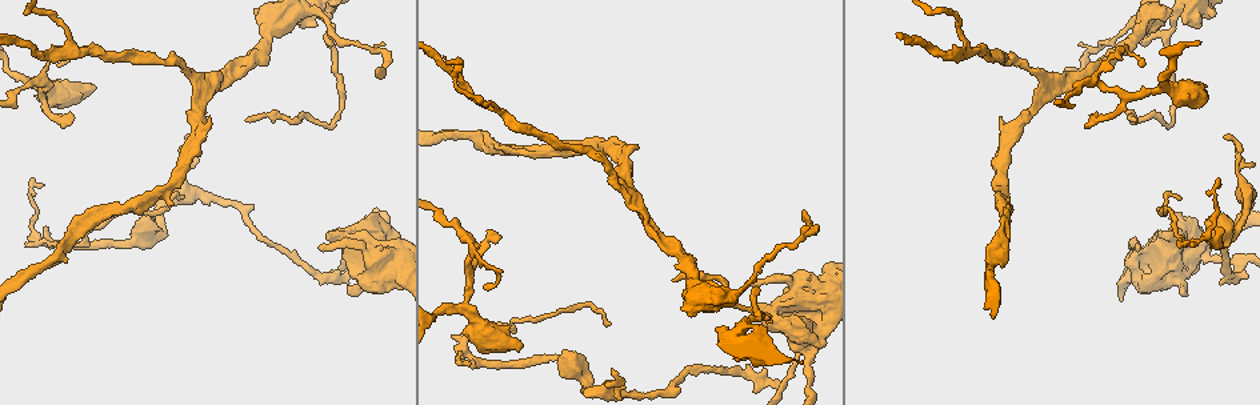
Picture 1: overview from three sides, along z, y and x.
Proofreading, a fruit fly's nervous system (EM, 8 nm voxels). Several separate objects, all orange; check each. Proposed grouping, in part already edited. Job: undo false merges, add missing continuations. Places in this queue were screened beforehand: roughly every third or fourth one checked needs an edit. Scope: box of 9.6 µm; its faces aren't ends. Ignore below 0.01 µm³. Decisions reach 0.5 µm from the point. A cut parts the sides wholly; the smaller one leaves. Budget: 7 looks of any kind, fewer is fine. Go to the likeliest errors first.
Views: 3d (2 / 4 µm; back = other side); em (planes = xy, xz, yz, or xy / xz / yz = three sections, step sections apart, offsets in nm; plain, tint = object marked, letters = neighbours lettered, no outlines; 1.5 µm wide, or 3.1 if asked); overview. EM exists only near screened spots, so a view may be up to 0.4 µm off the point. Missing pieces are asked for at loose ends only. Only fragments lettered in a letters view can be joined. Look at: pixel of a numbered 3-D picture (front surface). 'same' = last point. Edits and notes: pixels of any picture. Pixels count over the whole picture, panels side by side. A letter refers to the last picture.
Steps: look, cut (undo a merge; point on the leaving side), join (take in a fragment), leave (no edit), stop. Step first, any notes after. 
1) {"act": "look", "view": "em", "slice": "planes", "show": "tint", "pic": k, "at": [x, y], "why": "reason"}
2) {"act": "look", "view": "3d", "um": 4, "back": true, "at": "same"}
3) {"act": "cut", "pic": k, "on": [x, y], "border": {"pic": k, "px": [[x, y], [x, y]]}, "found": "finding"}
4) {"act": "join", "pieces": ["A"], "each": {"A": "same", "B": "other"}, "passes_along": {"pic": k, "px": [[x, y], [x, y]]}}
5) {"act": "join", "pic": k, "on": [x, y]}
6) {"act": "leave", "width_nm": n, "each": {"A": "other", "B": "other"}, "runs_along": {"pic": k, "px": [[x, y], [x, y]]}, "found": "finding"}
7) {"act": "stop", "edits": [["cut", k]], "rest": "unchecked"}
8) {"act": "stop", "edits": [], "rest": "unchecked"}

{"act": "look", "view": "em", "slice": "xz", "step": 4, "show": "plain", "pic": 1, "at": [188, 133], "why": "branch stops here"}

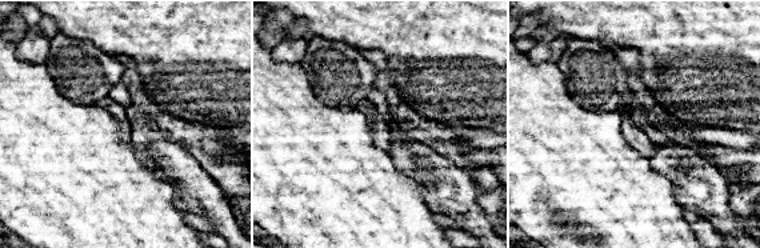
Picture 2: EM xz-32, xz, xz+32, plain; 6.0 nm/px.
{"act": "look", "view": "em", "slice": "xz", "step": 4, "show": "letters", "at": "same"}

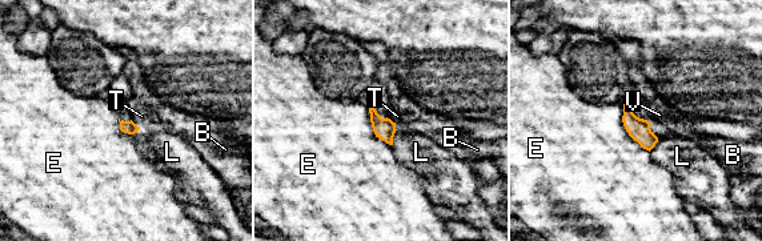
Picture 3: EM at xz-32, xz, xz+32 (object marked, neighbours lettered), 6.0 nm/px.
{"act": "leave", "width_nm": 80, "each": {"B": "other", "E": "other", "L": "other", "T": "other", "V": "other"}, "border": {"pic": 3, "px": [[622, 104], [625, 131], [649, 152]]}, "found": "no lettered fragment goes on from it"}

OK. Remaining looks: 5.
{"act": "look", "view": "3d", "um": 2, "pic": 1, "at": [785, 380], "why": "sharp bend"}

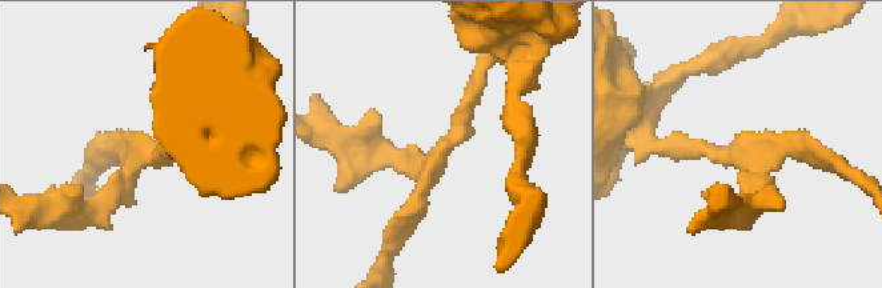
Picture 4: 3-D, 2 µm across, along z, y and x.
{"act": "look", "view": "em", "slice": "planes", "show": "tint", "pic": 4, "at": [431, 157], "arms": 3}

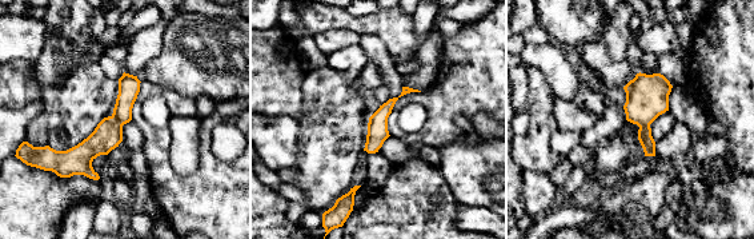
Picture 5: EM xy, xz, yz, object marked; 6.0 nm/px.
{"act": "look", "view": "em", "slice": "planes", "show": "letters", "at": "same"}

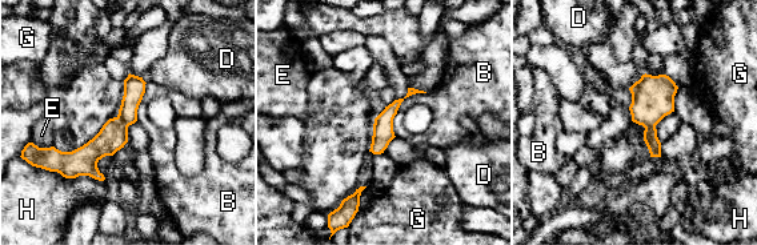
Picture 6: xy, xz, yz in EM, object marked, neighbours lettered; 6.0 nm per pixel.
{"act": "cut", "pic": 6, "on": [113, 135], "each": {"B": "other", "D": "other", "E": "other", "G": "other", "H": "other"}, "border": {"pic": 6, "px": [[116, 117], [127, 127]]}, "found": "a second cell is stuck on"}

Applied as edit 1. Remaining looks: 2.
{"act": "stop", "edits": [["cut", 6]], "rest": "unchecked"}

